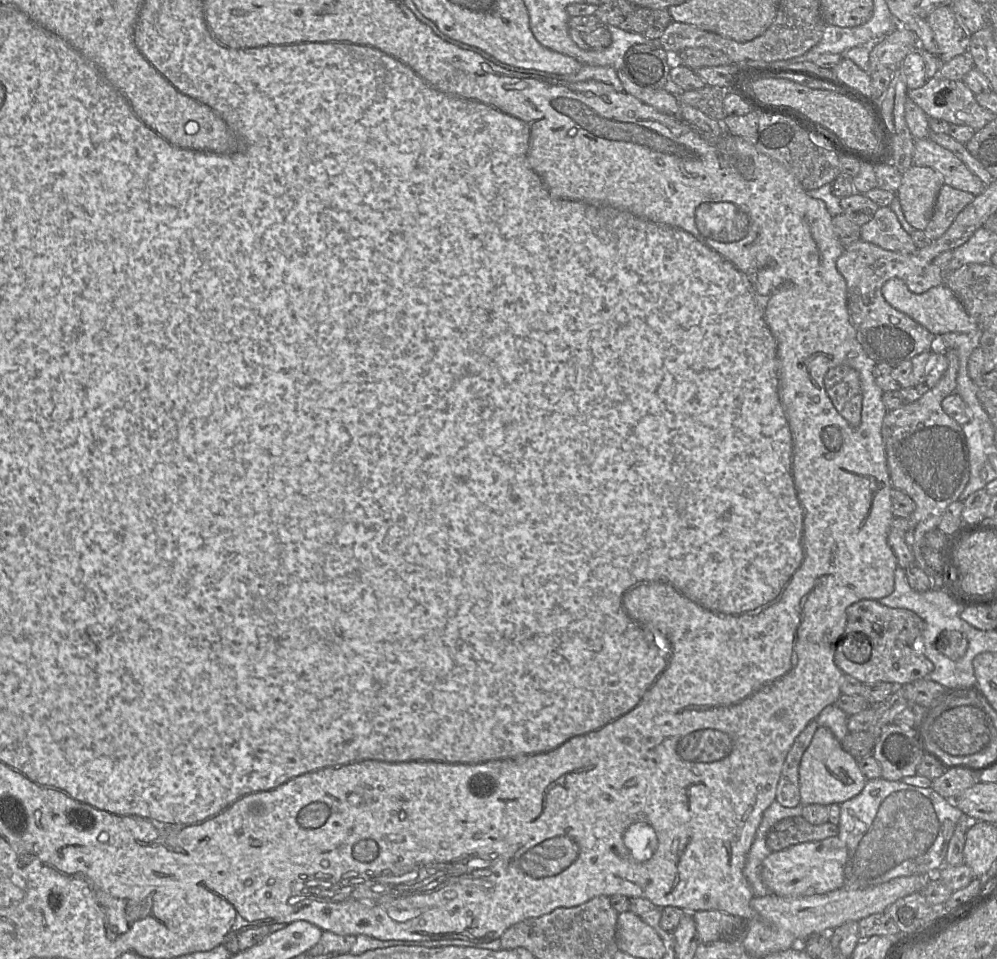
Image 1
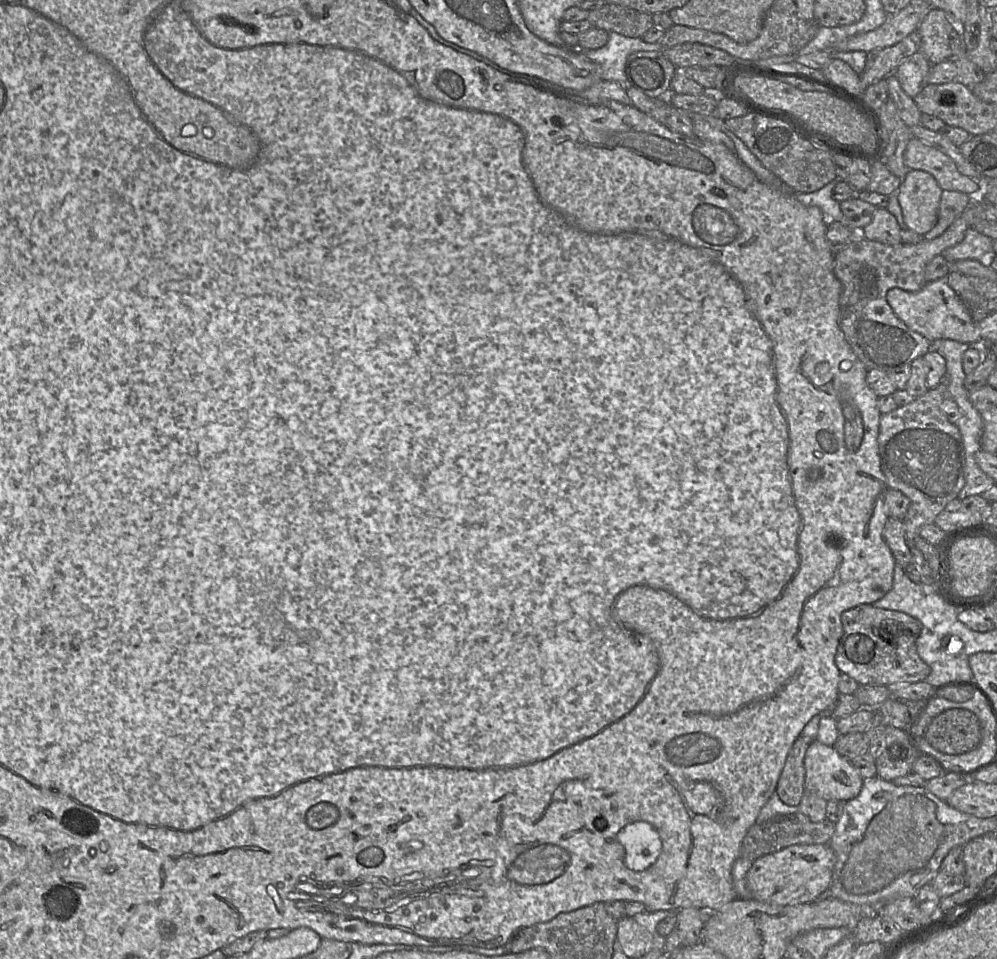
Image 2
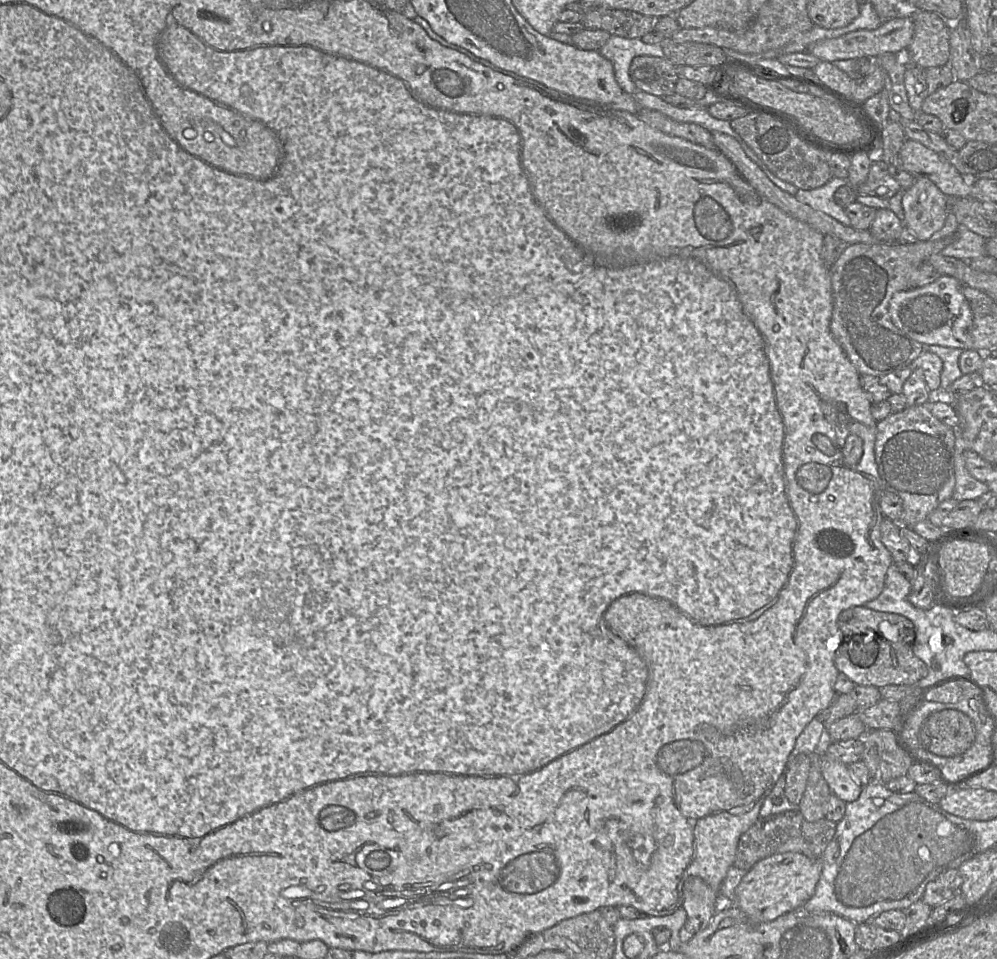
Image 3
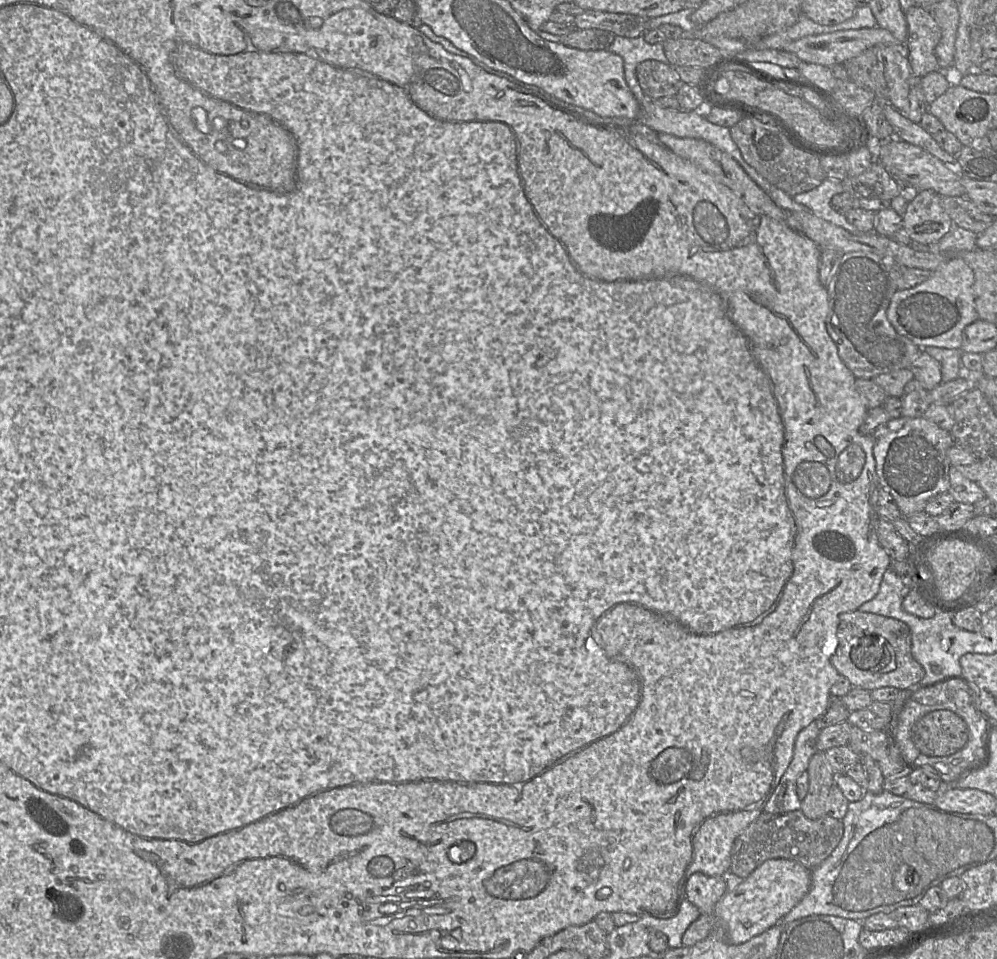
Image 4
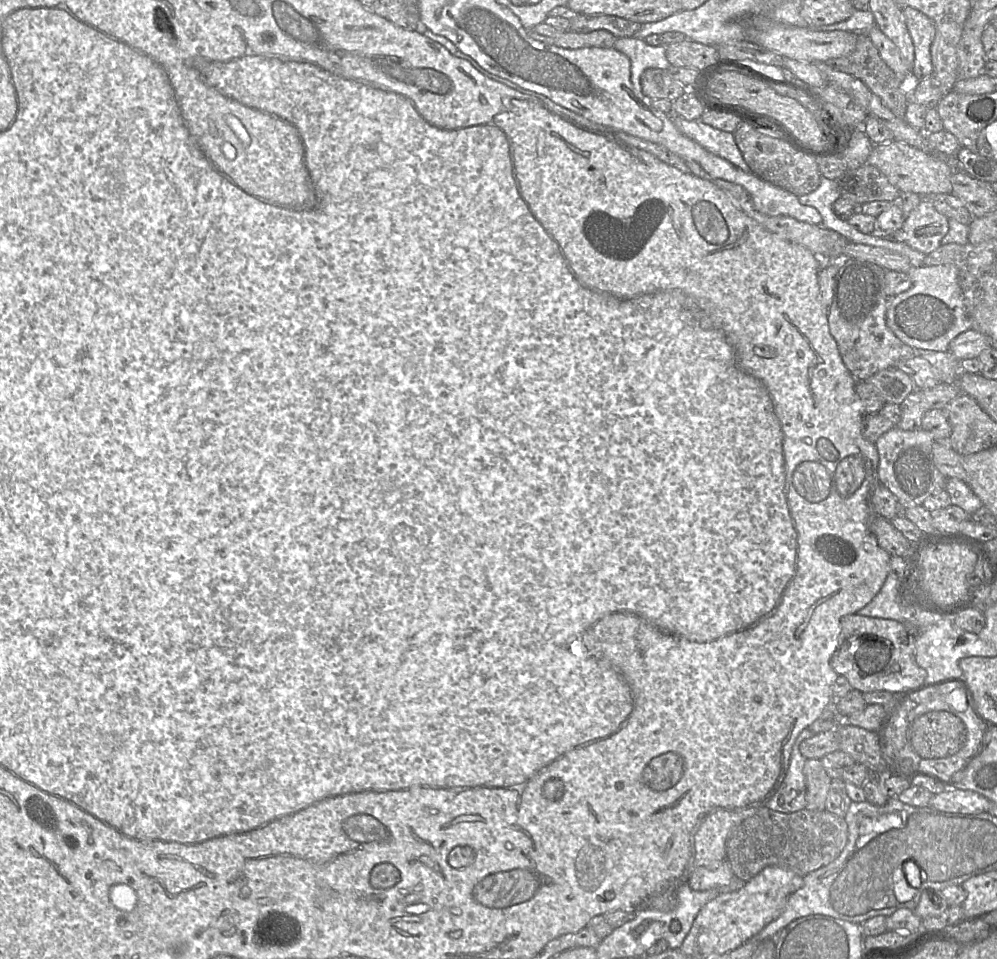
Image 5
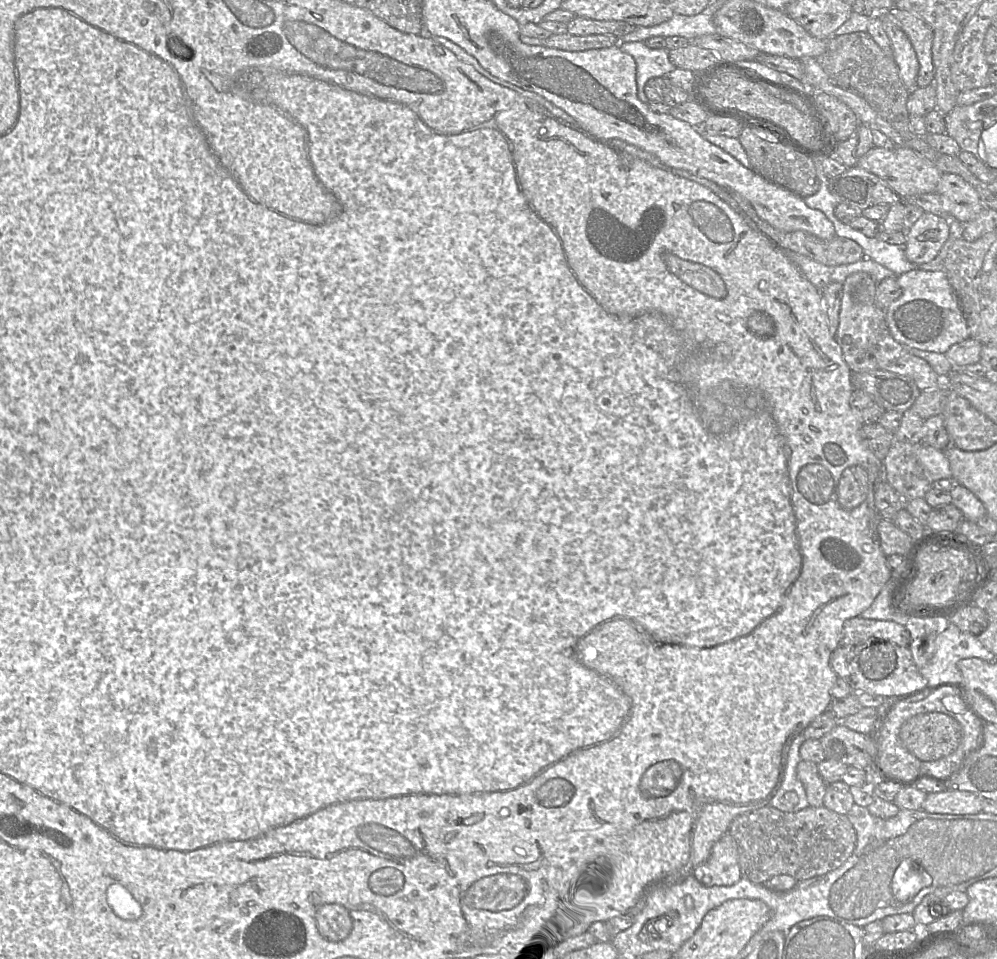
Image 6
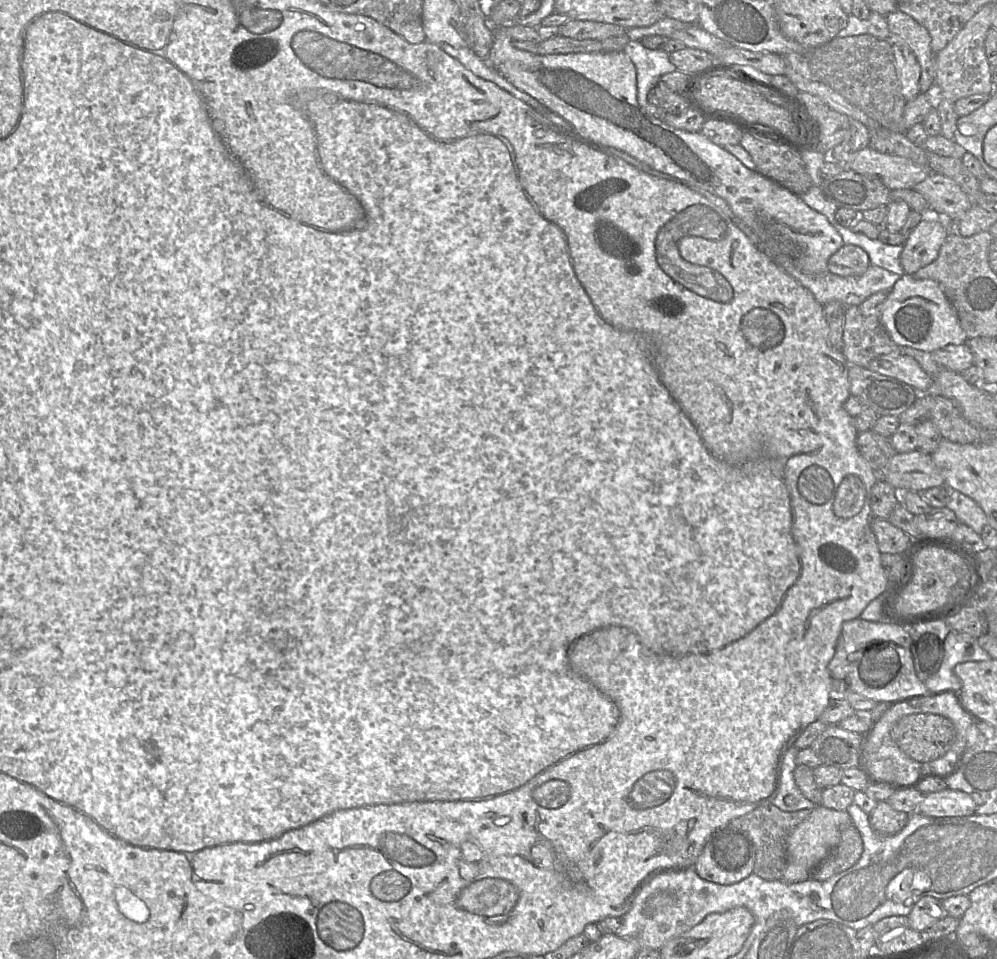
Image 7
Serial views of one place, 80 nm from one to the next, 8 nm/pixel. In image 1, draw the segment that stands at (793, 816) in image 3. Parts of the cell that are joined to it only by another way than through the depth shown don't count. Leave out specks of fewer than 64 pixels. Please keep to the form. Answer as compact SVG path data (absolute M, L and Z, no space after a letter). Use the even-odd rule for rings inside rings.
M800 815L777 822L770 829L766 844L771 852L775 852L804 842L824 840L838 833L839 828L836 824L827 821L814 825Z

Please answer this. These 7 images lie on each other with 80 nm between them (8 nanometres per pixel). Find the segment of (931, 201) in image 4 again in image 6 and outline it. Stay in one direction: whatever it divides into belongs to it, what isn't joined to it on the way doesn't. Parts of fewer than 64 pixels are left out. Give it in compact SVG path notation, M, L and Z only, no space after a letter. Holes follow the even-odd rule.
M924 212L906 233L906 258L916 265L928 263L948 239L948 216Z

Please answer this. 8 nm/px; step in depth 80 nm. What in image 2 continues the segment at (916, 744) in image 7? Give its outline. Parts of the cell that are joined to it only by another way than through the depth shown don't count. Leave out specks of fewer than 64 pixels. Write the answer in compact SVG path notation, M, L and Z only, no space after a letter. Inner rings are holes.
M947 709L931 721L925 739L931 747L946 755L968 753L981 743L980 723L967 709Z

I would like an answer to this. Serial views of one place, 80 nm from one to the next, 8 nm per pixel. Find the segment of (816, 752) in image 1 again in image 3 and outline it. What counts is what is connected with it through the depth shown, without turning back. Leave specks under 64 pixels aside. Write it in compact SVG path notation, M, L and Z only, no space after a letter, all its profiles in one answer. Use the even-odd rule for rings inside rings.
M823 754L821 755L821 771L831 794L846 803L858 799L863 786L853 777L846 764Z

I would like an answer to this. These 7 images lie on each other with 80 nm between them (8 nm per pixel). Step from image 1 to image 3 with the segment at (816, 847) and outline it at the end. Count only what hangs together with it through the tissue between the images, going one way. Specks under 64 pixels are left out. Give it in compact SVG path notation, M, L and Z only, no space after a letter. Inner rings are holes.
M798 852L771 855L747 871L736 888L733 904L739 907L752 923L773 921L803 907L814 895L821 872L821 858L811 859Z

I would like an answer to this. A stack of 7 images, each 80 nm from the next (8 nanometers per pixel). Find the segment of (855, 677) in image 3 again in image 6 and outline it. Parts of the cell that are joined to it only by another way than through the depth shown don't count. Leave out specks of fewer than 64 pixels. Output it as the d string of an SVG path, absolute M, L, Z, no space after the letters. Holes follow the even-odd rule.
M861 616L846 620L841 640L830 656L830 665L854 693L901 698L927 687L926 679L913 661L909 632L904 625L891 620L865 619Z

